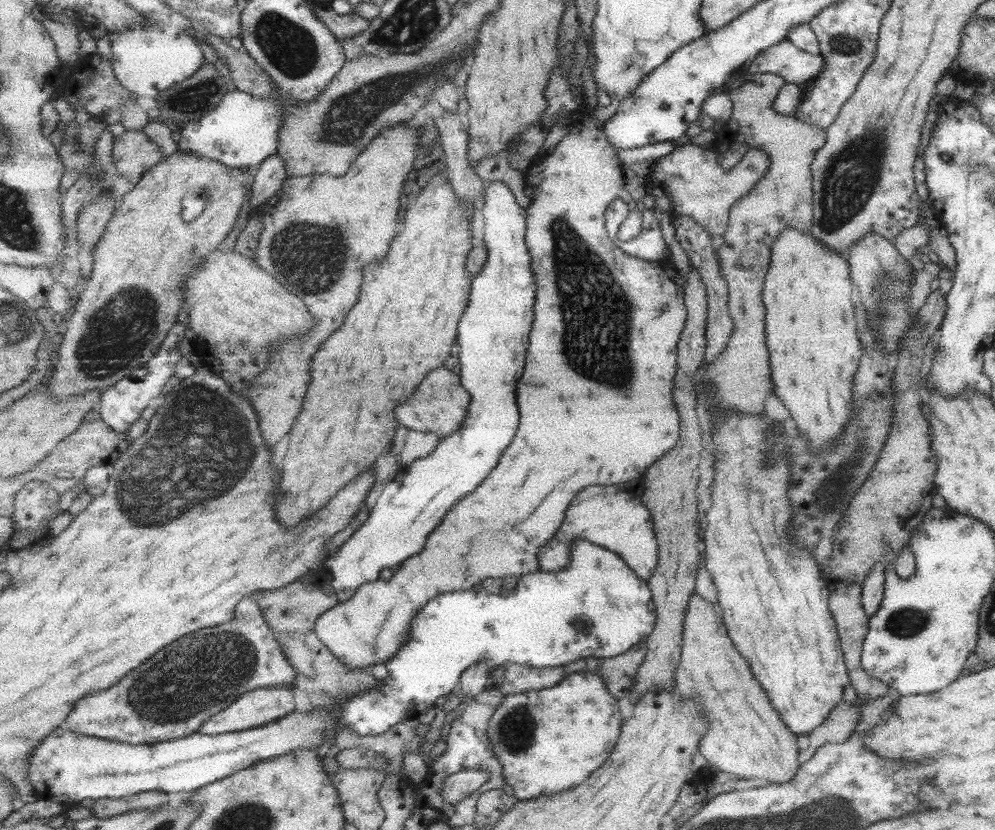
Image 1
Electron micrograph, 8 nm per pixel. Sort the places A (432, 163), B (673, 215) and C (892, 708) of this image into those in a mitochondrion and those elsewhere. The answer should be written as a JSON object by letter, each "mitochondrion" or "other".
{"A":"other","B":"other","C":"other"}

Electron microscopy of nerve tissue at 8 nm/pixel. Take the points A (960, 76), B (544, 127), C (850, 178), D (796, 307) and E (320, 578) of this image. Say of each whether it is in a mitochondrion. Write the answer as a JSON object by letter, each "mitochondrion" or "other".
{"A":"other","B":"other","C":"mitochondrion","D":"other","E":"other"}

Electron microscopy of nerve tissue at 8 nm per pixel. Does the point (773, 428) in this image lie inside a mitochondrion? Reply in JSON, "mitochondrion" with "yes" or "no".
{"mitochondrion":"no"}

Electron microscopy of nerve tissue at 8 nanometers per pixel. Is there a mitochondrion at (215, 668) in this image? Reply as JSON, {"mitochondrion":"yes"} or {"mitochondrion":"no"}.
{"mitochondrion":"yes"}

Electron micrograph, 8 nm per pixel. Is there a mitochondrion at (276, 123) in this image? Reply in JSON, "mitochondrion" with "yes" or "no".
{"mitochondrion":"no"}

